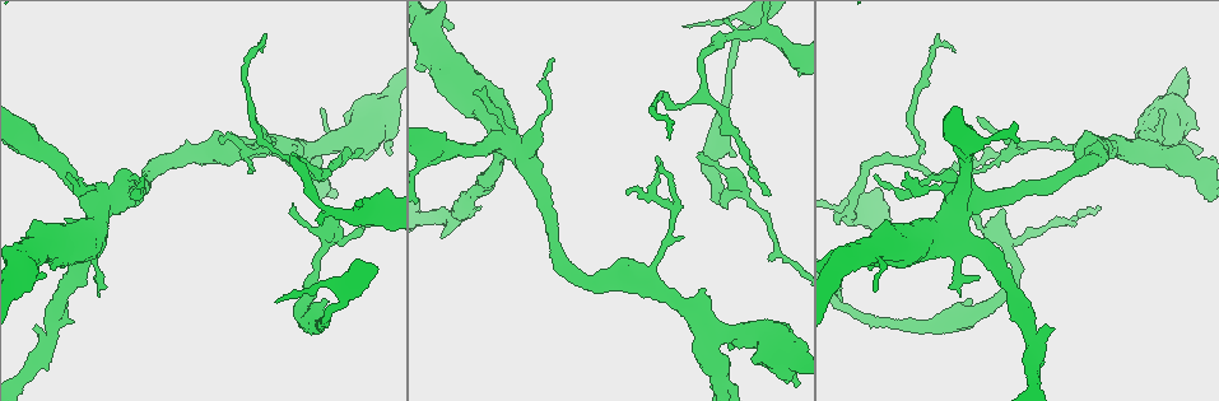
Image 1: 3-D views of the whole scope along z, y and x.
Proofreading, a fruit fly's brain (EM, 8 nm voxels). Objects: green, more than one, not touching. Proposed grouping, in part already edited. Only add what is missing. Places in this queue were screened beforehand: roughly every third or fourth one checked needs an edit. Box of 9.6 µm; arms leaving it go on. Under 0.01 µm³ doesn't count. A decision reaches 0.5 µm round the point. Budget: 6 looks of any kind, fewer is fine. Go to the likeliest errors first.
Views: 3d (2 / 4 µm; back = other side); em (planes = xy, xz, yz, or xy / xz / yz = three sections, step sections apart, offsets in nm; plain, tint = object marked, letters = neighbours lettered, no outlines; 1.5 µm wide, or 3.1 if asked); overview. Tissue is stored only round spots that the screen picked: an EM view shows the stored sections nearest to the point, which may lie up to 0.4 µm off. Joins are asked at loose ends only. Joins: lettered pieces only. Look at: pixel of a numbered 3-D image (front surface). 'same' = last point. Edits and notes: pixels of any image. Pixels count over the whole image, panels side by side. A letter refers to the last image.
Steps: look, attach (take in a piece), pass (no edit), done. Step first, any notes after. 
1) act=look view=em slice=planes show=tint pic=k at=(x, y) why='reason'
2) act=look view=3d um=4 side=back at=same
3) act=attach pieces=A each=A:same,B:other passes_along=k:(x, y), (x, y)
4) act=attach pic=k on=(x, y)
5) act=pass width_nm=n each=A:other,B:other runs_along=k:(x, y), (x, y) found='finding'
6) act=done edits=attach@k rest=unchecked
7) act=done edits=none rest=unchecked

act=look view=em slice=planes show=letters pic=1 at=(451, 24) why='stops while still wide'

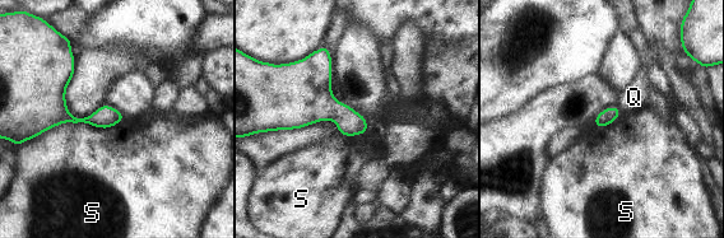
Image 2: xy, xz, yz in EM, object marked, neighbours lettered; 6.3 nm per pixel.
act=pass longest_contact=S:600nm each=Q:other,S:other found='none of them fits'

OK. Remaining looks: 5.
act=look view=em slice=xy step=4 show=tint pic=1 at=(836, 218) why='branch stops here'

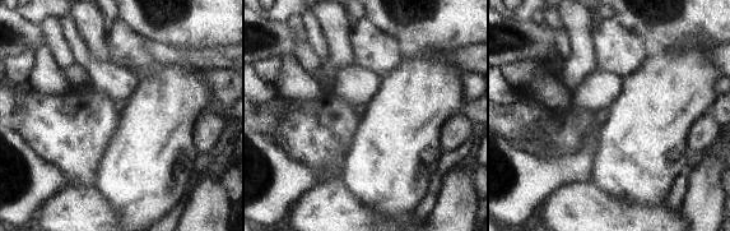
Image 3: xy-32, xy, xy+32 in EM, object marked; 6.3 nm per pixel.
act=look view=em slice=planes show=letters at=same

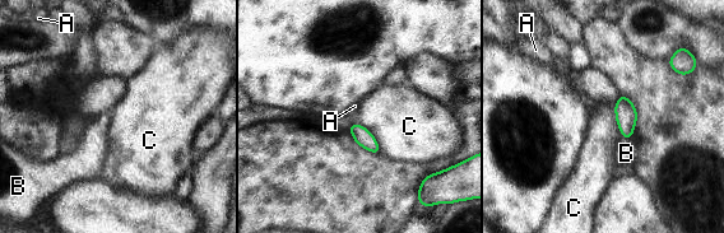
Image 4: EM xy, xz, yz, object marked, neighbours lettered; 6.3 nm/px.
act=pass each=A:other,B:other,C:other found='no lettered piece goes on from it'

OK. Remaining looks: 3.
act=look view=em slice=planes show=letters pic=1 at=(659, 165) why='thin end'

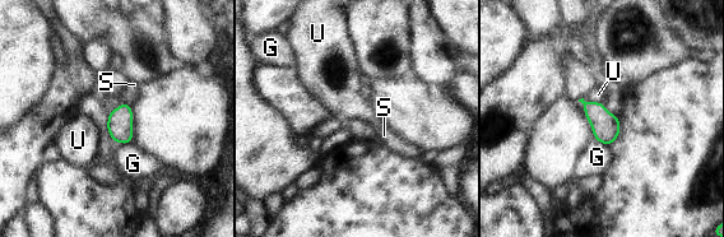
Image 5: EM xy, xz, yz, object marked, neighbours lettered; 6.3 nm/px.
act=pass each=G:other,S:other,U:other found='none of them fits'

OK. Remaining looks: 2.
act=done edits=none rest=unchecked

